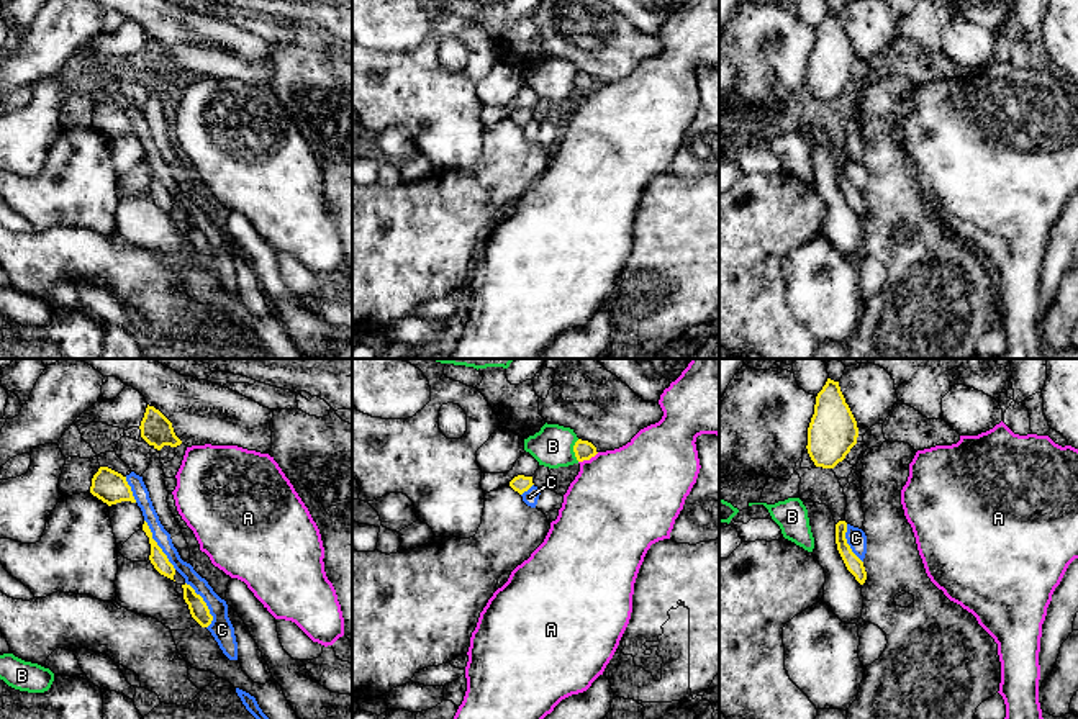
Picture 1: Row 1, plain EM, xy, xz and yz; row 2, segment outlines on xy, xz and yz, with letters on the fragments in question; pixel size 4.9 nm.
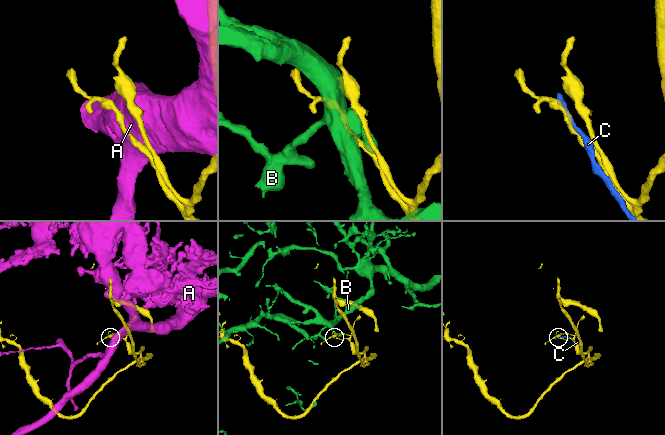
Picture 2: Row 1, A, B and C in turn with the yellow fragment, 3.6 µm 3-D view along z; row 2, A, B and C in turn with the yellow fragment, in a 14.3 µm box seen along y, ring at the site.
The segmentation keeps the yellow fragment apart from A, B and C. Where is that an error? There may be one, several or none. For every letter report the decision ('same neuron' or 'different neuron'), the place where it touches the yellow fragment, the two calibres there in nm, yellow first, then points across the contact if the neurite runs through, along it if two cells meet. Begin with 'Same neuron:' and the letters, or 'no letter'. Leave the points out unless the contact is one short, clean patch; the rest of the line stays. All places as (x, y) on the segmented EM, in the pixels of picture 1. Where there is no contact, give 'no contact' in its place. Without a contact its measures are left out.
Same neuron: no letter
A: different neuron; meets yellow in xz at (588, 459); 100 nm thick on the yellow side, 480 nm on the other
B: different neuron; meets yellow in xz at (574, 451); 100 nm thick on the yellow side, 200 nm on the other
C: different neuron; meets yellow in xy at (156, 544); 80 nm thick on the yellow side, 80 nm on the other

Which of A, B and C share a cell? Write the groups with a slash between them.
A / B / C

